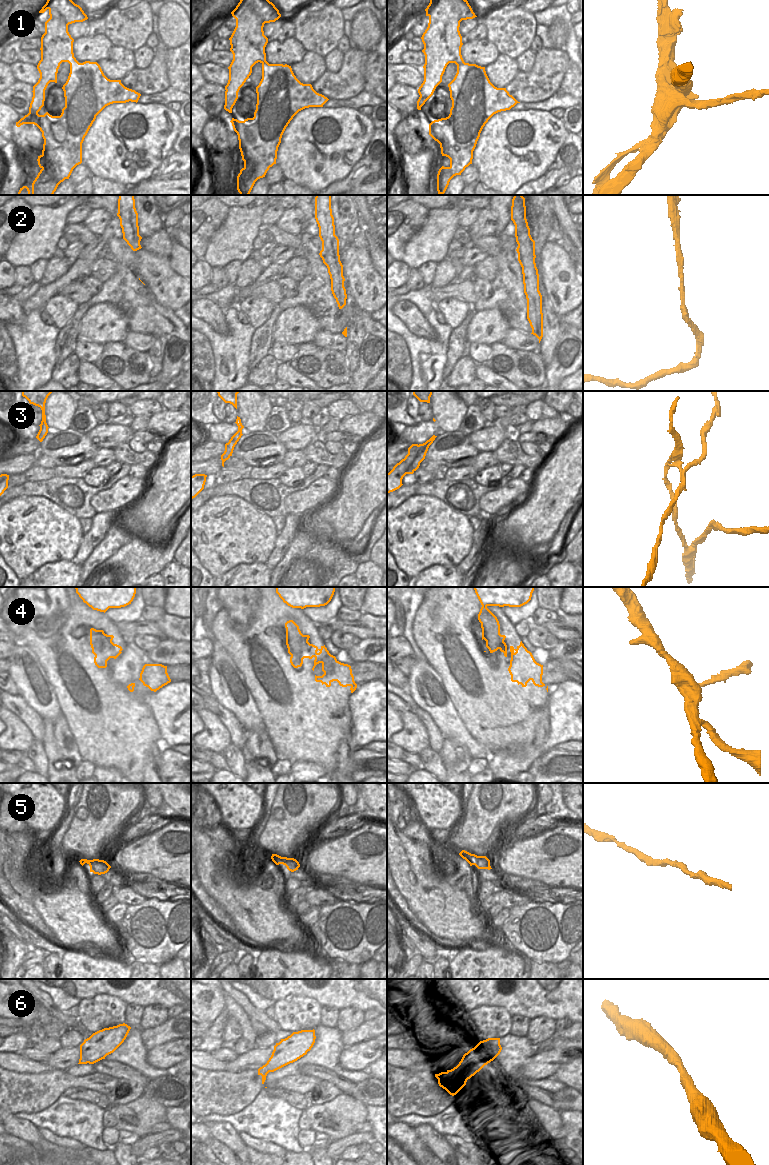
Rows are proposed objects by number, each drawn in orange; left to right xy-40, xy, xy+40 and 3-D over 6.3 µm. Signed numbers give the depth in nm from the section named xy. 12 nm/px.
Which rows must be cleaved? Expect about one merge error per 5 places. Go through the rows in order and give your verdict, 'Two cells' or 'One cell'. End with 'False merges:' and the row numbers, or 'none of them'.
1: Two cells
2: One cell
3: Two cells
4: One cell
5: One cell
6: One cell
False merges: 1, 3.

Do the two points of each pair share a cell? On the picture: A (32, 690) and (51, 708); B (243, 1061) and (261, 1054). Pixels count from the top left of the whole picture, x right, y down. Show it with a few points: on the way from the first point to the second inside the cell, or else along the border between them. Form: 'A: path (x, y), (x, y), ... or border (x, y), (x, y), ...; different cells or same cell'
A: path (36, 696), (40, 703), (45, 705); same cell
B: path (247, 1061), (257, 1057); same cell

